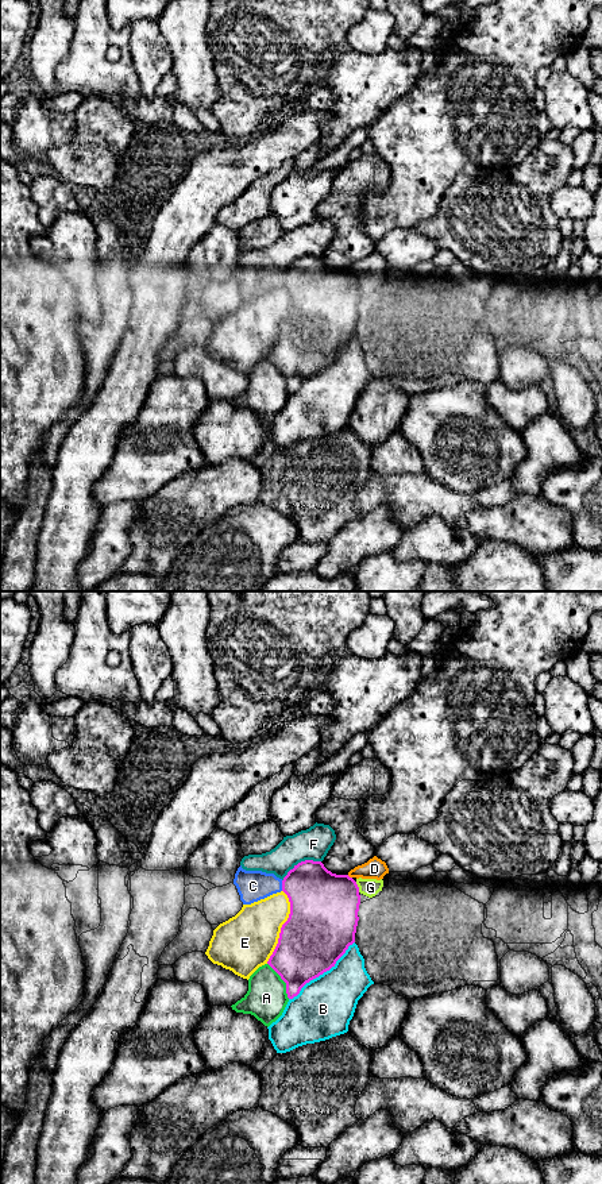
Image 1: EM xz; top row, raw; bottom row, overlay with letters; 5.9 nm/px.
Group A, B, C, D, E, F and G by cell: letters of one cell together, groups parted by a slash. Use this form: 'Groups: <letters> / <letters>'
Groups: A / B / C F / D G / E

